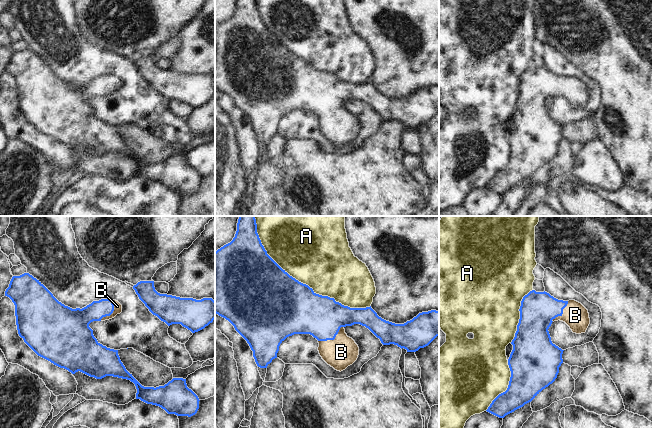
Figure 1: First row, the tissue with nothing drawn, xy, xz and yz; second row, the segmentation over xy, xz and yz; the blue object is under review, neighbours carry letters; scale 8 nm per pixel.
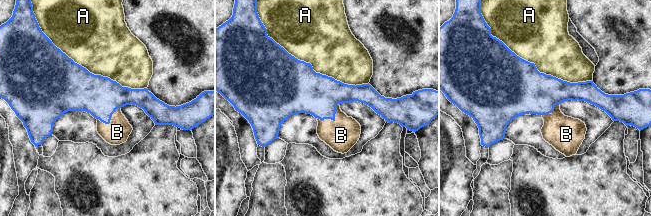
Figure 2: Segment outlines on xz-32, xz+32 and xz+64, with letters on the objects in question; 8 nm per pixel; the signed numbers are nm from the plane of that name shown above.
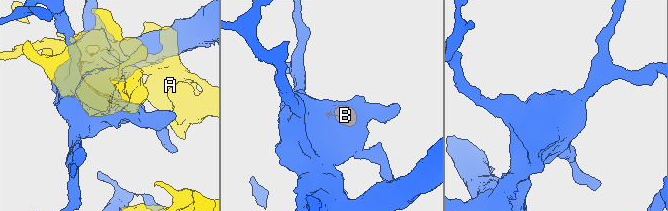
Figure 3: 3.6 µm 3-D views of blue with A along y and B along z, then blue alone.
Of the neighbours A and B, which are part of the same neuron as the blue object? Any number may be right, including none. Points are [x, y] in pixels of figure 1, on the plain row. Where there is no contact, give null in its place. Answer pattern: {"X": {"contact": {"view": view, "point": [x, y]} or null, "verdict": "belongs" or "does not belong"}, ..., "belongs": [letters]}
{"A": {"contact": {"view": "xz", "point": [304, 60]}, "verdict": "does not belong"}, "B": {"contact": {"view": "xz", "point": [332, 115]}, "verdict": "belongs"}, "belongs": ["B"]}

